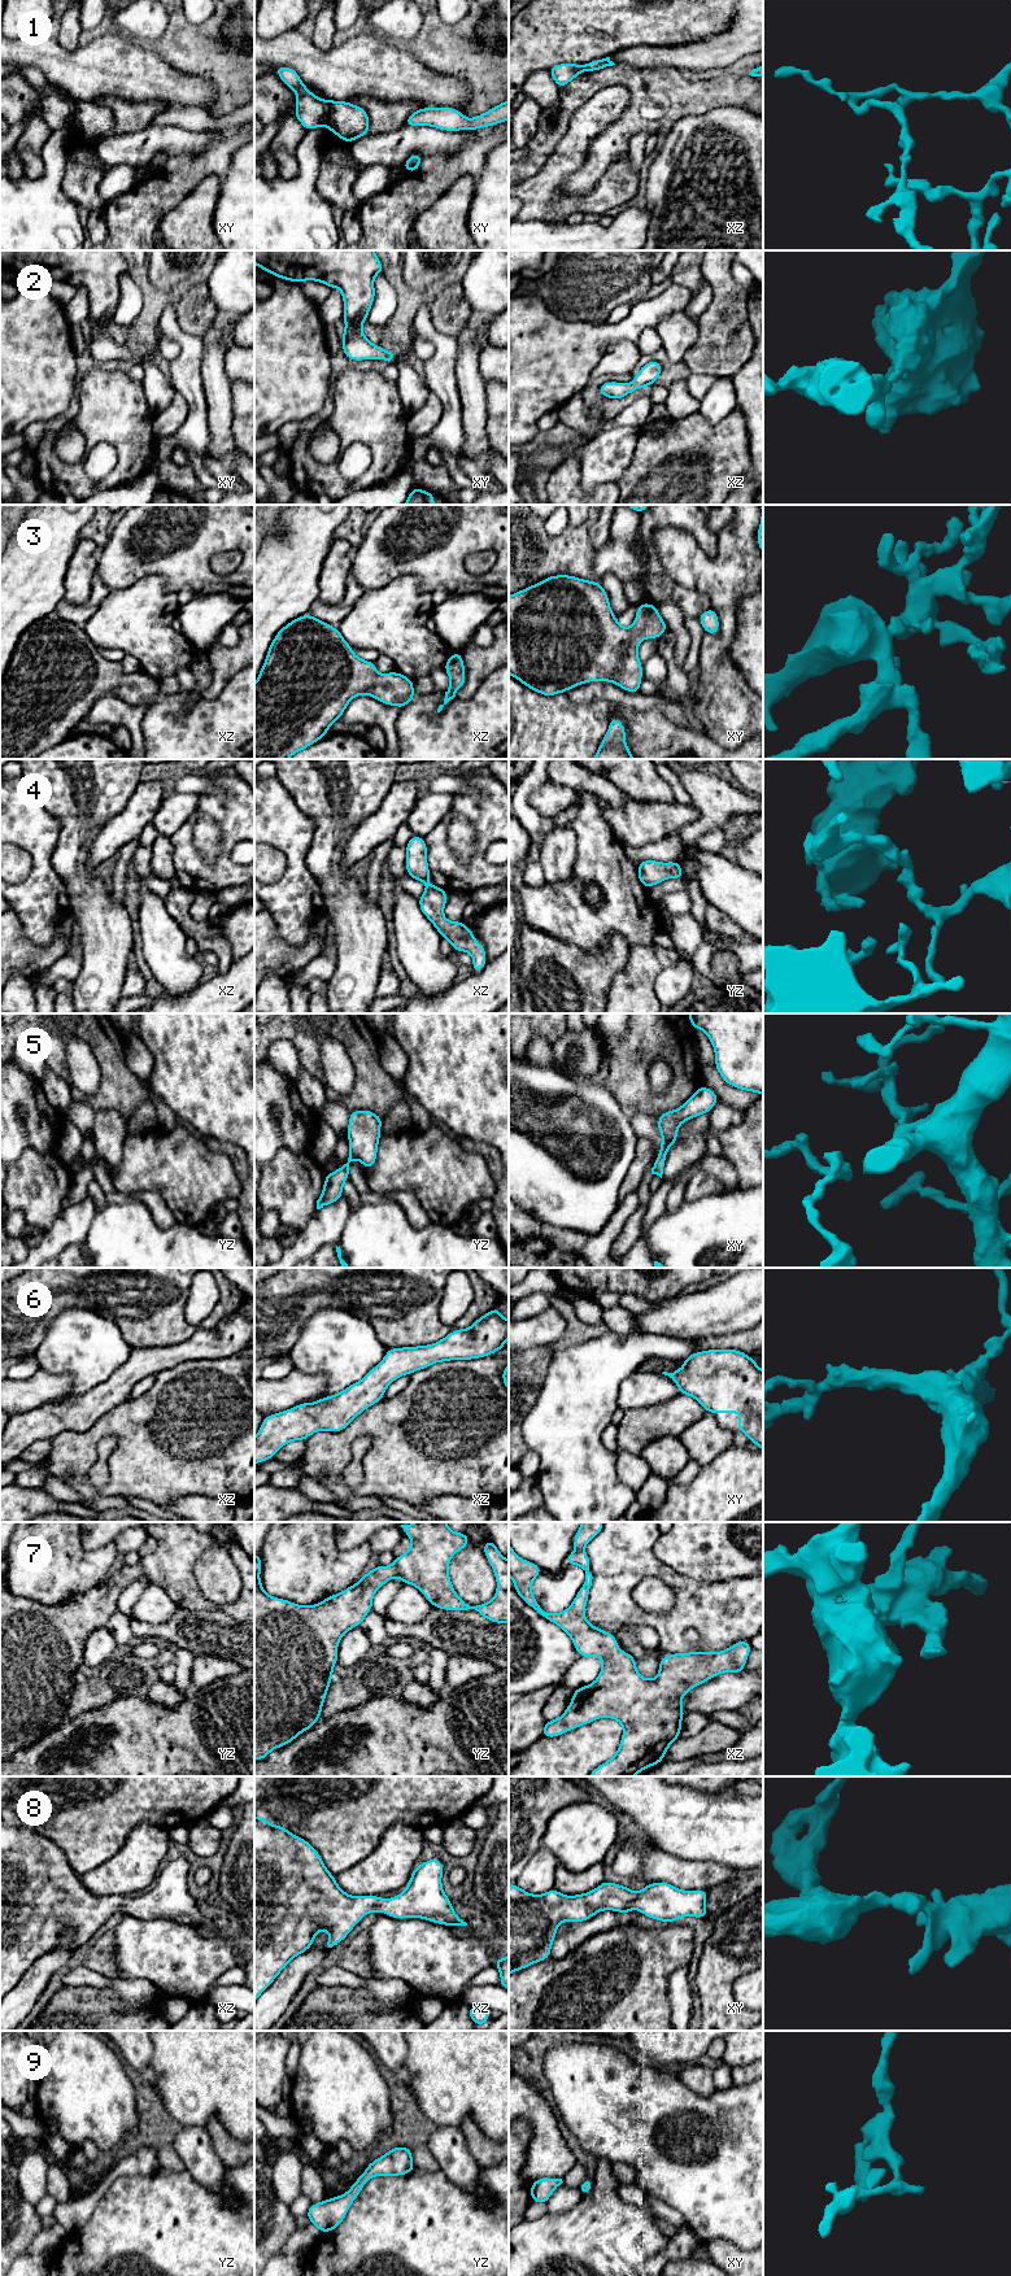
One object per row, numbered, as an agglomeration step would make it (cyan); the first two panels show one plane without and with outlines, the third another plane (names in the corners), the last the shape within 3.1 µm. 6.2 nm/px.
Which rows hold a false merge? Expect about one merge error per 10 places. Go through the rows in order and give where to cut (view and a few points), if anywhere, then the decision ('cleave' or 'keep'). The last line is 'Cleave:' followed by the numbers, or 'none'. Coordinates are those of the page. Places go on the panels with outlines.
1: xy (330, 101), (325, 125) | cleave
2: no cut | keep
3: no cut | keep
4: no cut | keep
5: no cut | keep
6: no cut | keep
7: no cut | keep
8: no cut | keep
9: no cut | keep
Cleave: 1

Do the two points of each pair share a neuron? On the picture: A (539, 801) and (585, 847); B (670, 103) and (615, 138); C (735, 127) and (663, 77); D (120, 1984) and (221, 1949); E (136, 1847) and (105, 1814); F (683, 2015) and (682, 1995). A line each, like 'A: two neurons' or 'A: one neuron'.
A: two neurons
B: one neuron
C: two neurons
D: two neurons
E: two neurons
F: one neuron

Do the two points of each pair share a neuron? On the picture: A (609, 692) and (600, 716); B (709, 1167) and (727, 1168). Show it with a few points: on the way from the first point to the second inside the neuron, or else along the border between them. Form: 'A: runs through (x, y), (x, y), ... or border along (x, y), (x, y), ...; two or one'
A: border along (575, 702), (608, 701), (613, 706); two
B: runs through (713, 1167), (723, 1168); one

